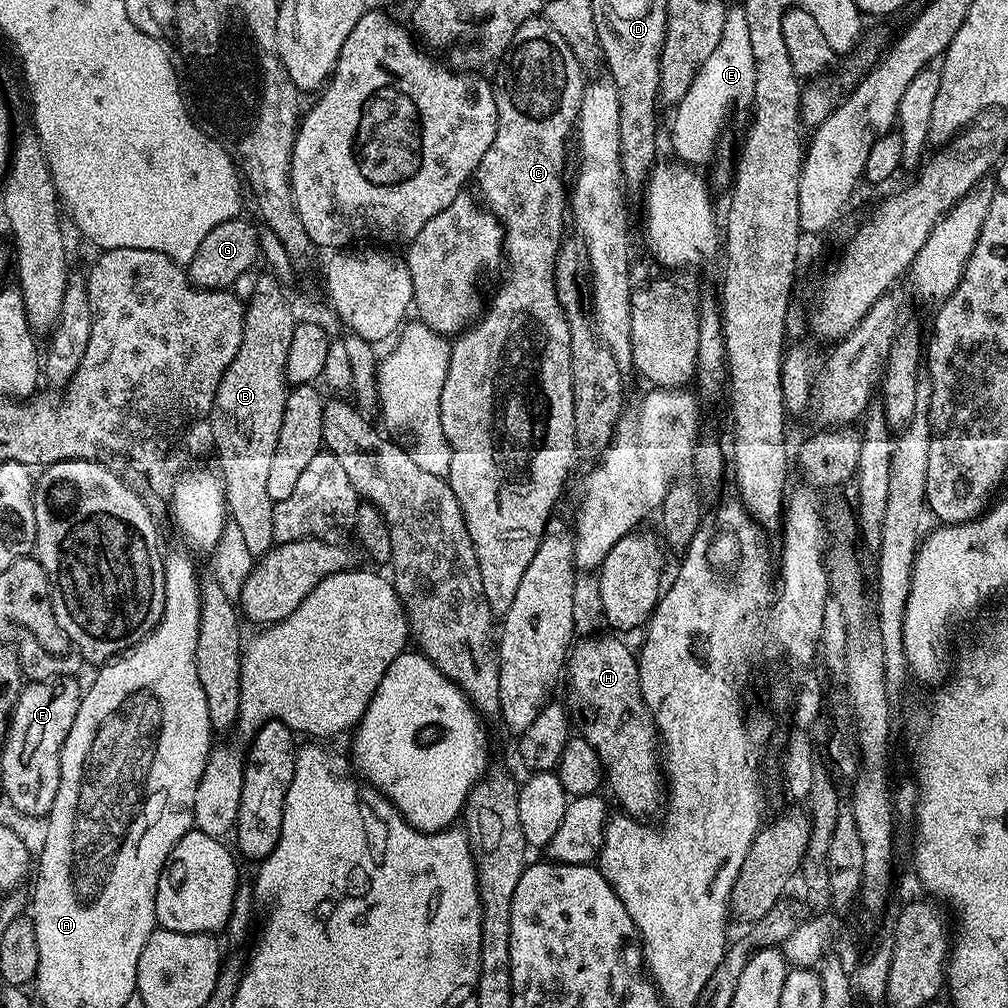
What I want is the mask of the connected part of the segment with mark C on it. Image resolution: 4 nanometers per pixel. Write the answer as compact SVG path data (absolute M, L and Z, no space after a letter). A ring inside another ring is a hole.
M533 18L522 22L522 26L516 28L516 33L512 39L512 46L510 51L507 53L506 59L503 61L504 69L500 72L500 77L494 80L494 91L496 94L496 109L498 110L498 126L496 127L496 133L494 134L494 142L490 142L490 150L486 150L486 154L482 154L482 162L477 166L474 173L474 185L476 184L475 191L478 193L479 199L482 201L485 208L489 212L493 212L498 219L500 219L500 225L504 228L504 254L506 257L506 268L508 264L508 277L501 282L496 288L496 293L492 296L492 301L487 301L486 307L483 309L482 315L473 323L471 326L464 329L463 332L459 333L451 341L451 352L449 354L448 362L448 373L445 378L445 385L442 386L441 392L441 426L445 432L446 442L449 443L450 448L450 466L449 472L446 477L450 490L454 490L454 498L458 498L458 502L462 508L462 514L464 515L464 521L466 522L466 530L470 534L470 542L474 546L474 554L478 558L478 570L482 574L482 590L486 593L488 599L488 605L490 610L494 614L503 614L506 610L510 610L510 602L514 602L514 594L518 591L518 586L522 582L522 574L526 574L526 566L530 566L530 558L534 558L534 554L538 550L538 546L542 542L544 537L544 531L548 525L548 521L553 519L554 513L552 512L556 508L556 503L560 500L560 495L564 492L564 483L568 480L568 471L572 468L572 459L578 456L578 449L576 447L576 431L574 430L574 386L572 385L572 367L570 366L570 330L568 329L568 323L564 317L564 311L562 306L558 302L558 294L556 293L556 255L560 253L560 246L562 241L565 239L566 233L564 233L564 216L566 220L566 213L570 208L570 196L566 191L564 192L564 159L568 156L568 135L573 135L574 129L577 127L577 116L579 114L579 106L582 102L584 85L586 83L586 76L580 69L580 60L576 57L577 50L566 38L562 38L562 34L558 34L558 30L554 30L554 26L550 26L550 22L543 18Z

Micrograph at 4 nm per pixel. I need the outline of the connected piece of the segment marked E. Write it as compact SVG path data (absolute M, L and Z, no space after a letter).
M734 6L728 8L726 26L722 26L722 39L714 49L714 54L706 58L706 62L698 70L694 82L690 84L690 90L675 105L676 117L672 120L672 148L676 151L675 159L688 166L699 166L708 159L713 159L712 151L720 140L720 131L732 112L732 107L739 100L751 101L754 94L754 82L756 81L756 67L754 66L754 50L750 50L750 26L746 26L746 14L743 7Z

